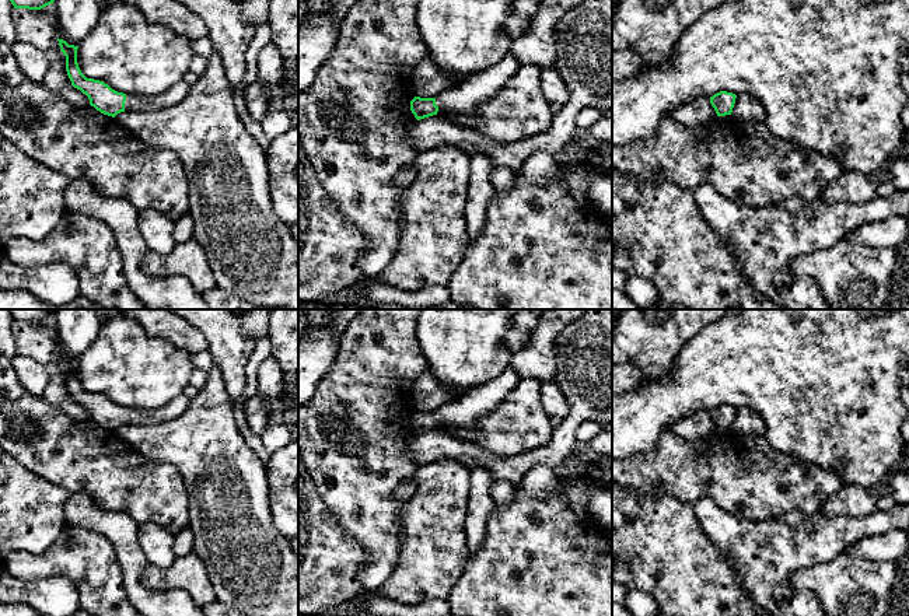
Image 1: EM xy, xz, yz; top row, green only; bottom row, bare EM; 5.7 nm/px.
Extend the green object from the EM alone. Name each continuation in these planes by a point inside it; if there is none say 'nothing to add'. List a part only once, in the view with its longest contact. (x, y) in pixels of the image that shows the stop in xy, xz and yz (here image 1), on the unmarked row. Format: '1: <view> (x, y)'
1: xy (177, 406)

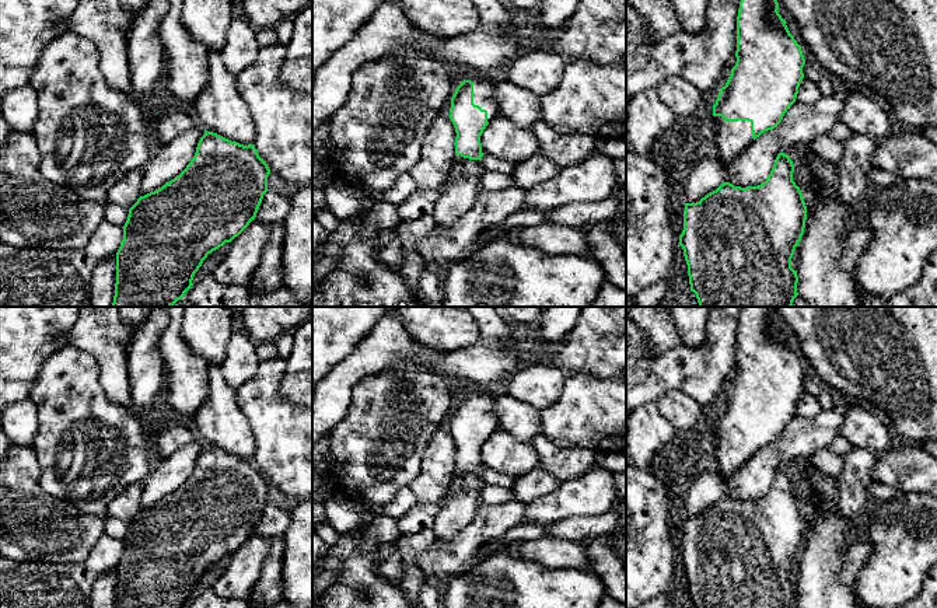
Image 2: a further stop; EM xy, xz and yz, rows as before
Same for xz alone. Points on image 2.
1: xz (483, 402)

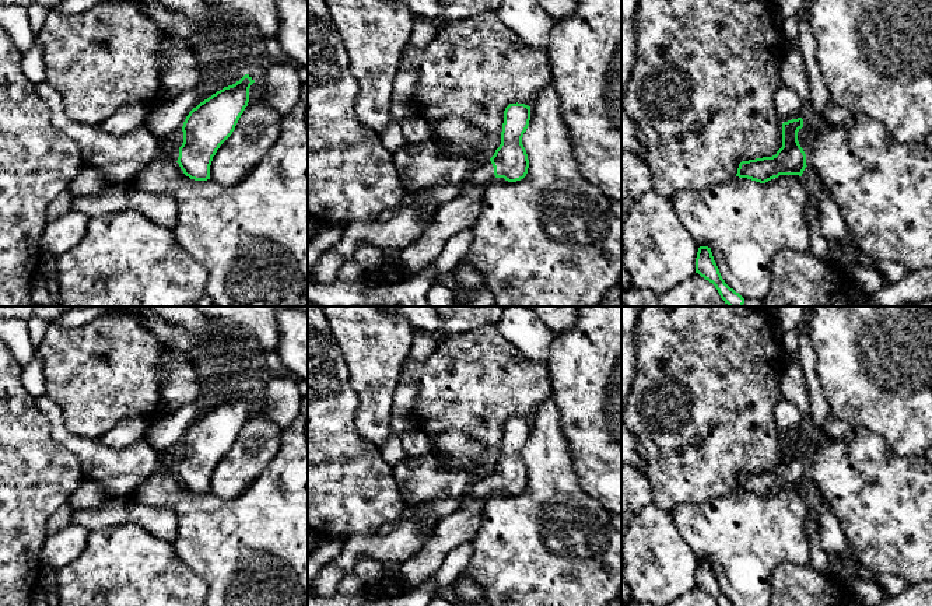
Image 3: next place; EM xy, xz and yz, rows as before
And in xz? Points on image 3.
1: xz (483, 486)

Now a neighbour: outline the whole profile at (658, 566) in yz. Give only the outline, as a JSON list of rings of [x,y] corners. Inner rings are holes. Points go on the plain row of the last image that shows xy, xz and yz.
[[[644,507],[623,535],[623,575],[633,600],[666,606],[696,586],[698,560],[670,511]]]

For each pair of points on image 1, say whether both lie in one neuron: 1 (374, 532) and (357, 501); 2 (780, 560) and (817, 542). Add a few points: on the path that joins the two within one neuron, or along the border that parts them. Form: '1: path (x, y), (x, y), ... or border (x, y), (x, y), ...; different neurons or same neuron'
1: path (374, 525), (371, 515), (364, 508); same neuron
2: path (789, 555), (797, 555), (808, 543); same neuron

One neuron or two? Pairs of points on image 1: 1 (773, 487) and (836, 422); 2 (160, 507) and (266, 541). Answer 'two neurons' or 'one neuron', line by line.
1: two neurons
2: two neurons

